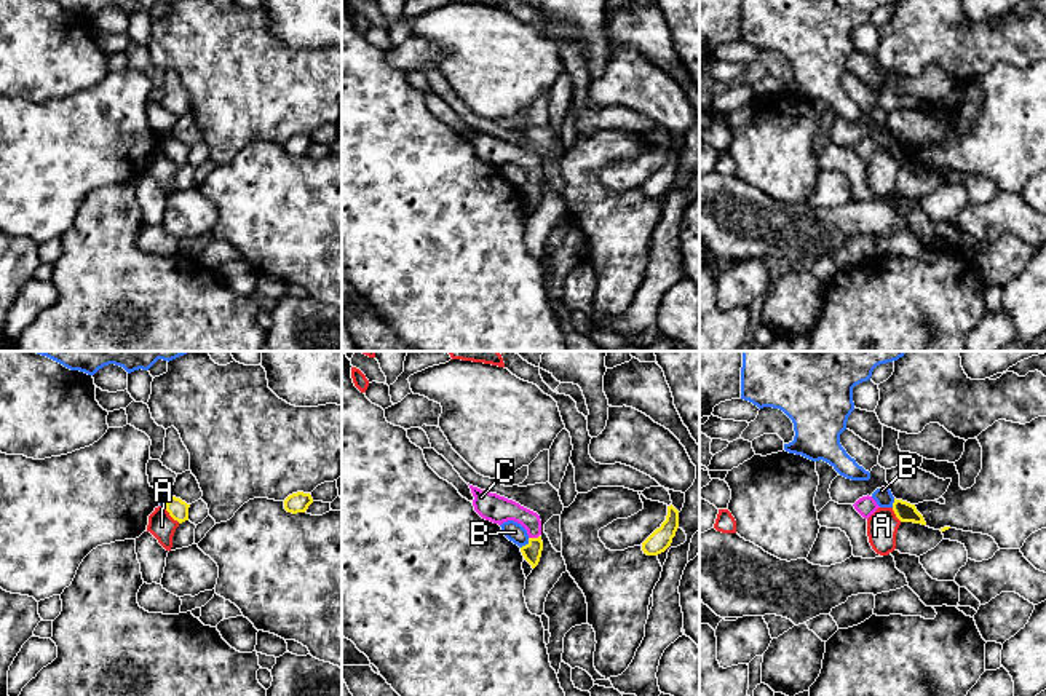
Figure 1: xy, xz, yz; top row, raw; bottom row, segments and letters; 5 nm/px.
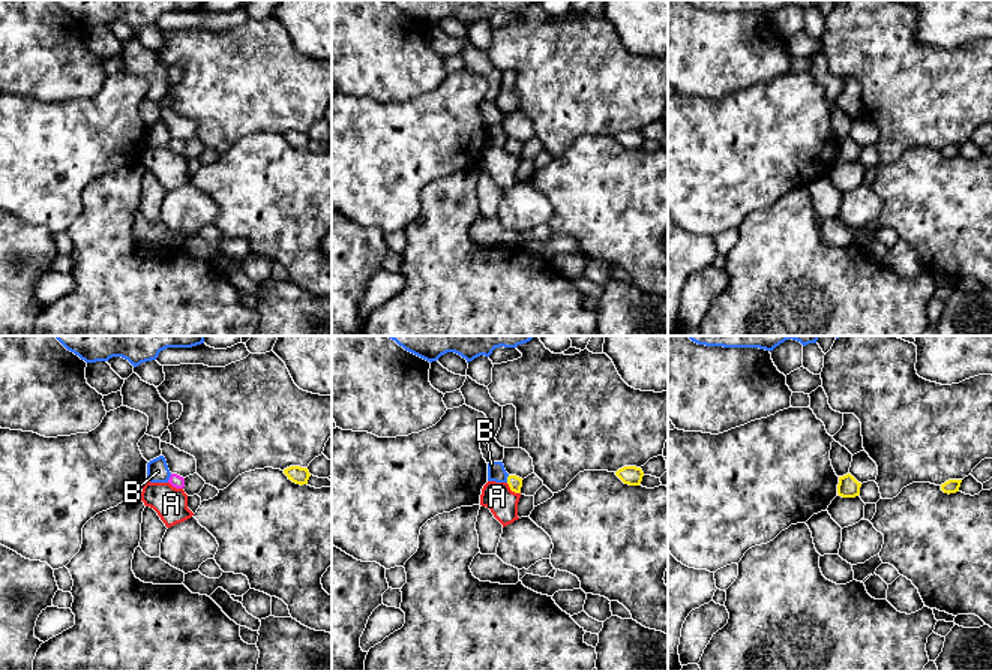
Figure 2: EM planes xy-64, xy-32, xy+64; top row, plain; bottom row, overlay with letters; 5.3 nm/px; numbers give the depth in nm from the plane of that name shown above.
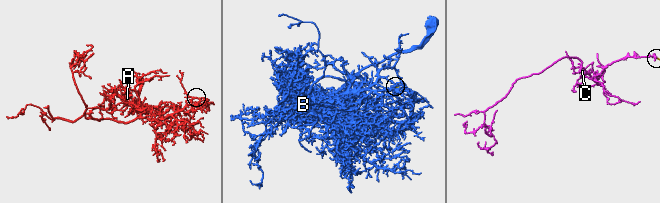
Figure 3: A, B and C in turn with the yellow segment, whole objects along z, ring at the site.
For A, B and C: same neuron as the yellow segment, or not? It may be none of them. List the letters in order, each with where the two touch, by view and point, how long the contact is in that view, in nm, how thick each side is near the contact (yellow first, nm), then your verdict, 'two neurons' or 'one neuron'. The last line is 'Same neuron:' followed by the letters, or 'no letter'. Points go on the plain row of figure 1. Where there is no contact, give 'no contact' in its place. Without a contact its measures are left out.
A: xy (171, 158) | 130 nm | 100/140 nm | two neurons
B: xz (526, 187) | 70 nm | 90/100 nm | two neurons
C: xz (534, 181) | 60 nm | 90/140 nm | one neuron
Same neuron: C

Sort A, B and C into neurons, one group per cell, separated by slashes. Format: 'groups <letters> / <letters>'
groups A / B / C

